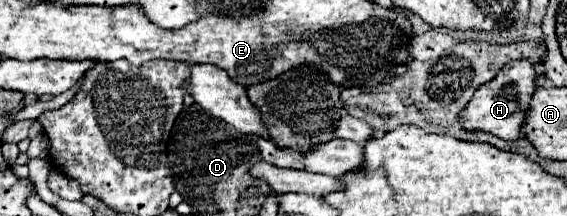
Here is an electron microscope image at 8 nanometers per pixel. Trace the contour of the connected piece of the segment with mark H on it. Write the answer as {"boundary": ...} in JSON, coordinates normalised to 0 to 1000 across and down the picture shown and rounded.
{"boundary":[[[935,273],[896,292],[892,310],[882,319],[882,338],[868,375],[861,375],[836,431],[836,449],[829,458],[822,505],[811,523],[815,588],[861,606],[861,616],[868,616],[882,644],[892,644],[892,653],[914,644],[917,597],[928,551],[928,514],[935,495],[935,458],[949,403],[945,394],[949,356],[952,356],[952,338],[945,338],[945,301]]]}

